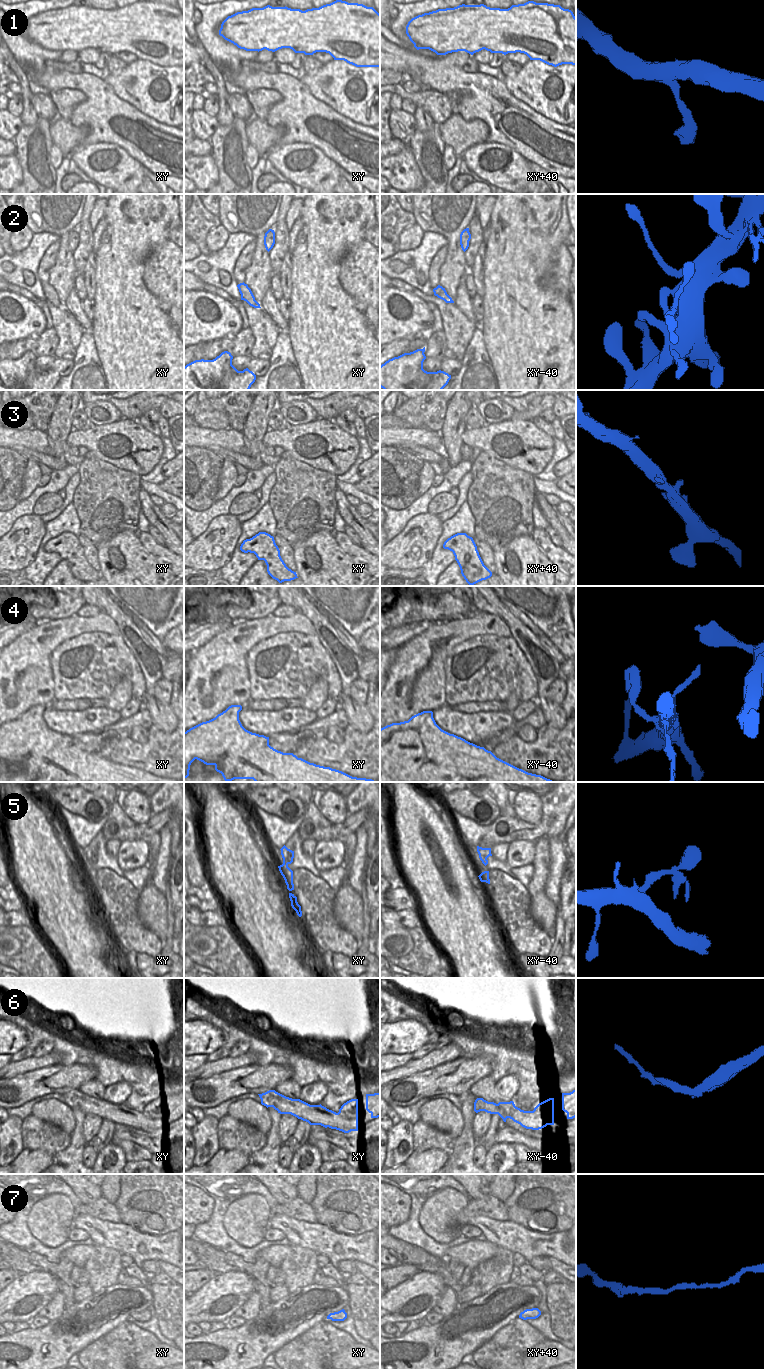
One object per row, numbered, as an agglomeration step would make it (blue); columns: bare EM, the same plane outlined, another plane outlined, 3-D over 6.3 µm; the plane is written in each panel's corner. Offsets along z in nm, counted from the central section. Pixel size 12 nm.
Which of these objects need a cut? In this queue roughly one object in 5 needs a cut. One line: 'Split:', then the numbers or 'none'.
Split: 6

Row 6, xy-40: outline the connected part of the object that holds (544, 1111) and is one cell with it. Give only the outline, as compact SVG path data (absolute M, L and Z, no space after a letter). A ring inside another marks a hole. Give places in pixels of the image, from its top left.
M554 1098L539 1103L533 1111L541 1122L554 1122Z

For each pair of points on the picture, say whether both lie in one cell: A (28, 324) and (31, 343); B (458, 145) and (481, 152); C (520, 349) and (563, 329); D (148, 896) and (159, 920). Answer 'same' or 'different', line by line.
A: different
B: different
C: same
D: same

